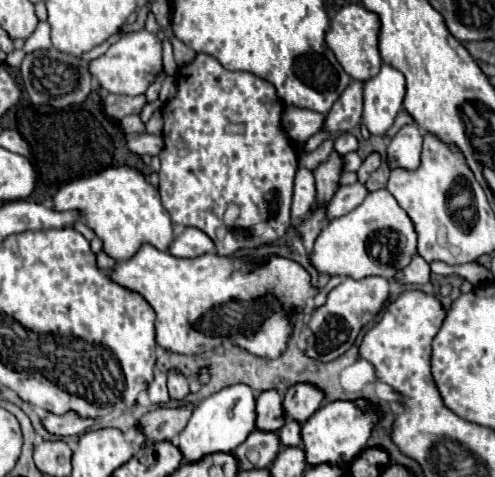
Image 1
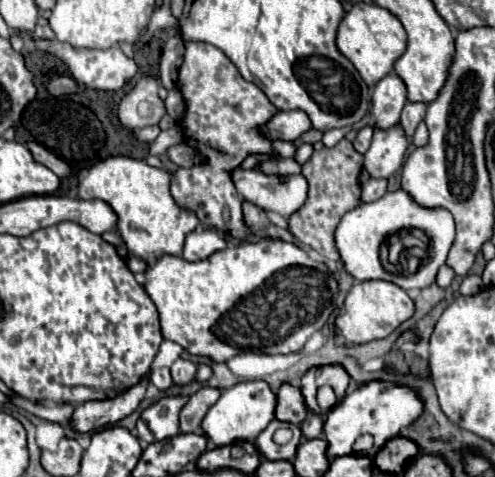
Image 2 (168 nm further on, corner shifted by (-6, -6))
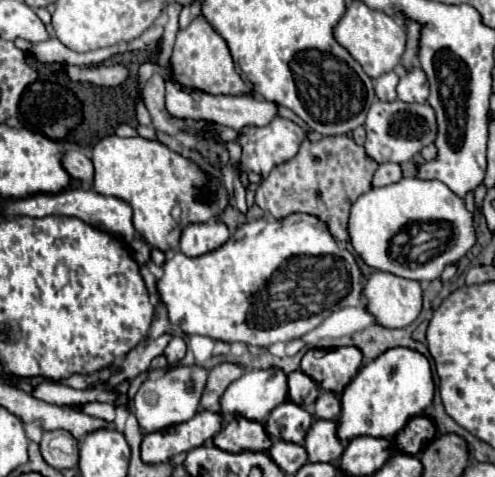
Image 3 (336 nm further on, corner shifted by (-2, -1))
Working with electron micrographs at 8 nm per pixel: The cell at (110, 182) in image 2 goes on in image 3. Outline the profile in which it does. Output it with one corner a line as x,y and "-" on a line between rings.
116,134
102,138
94,150
92,150
92,162
96,168
94,176
94,190
106,196
116,196
126,200
132,210
134,210
134,228
136,232
146,238
154,248
168,252
170,248
178,248
182,226
180,220
172,216
172,208
180,206
184,212
184,226
192,222
208,222
216,220
218,216
224,214
224,210
230,206
230,192
226,190
224,184
220,184
214,176
208,176
200,166
196,166
190,158
184,158
178,152
172,152
168,146
164,146
158,140
148,140
142,136
132,136
132,138
120,138

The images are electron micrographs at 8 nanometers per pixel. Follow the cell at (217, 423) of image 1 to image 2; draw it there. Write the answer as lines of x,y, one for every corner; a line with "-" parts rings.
242,381
226,391
222,391
216,405
202,419
202,433
214,447
254,441
266,425
274,419
276,395
264,381

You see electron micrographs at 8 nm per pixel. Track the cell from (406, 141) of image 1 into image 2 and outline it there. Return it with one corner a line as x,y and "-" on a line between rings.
406,103
404,111
402,111
402,129
406,131
408,137
414,137
414,131
416,131
416,125
424,119
424,113
426,113
426,105
424,103

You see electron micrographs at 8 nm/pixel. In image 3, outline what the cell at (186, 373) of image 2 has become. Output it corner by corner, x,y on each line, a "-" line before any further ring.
174,336
170,340
170,344
166,346
166,350
164,350
164,356
168,358
170,364
176,364
176,362
180,362
184,358
184,354
186,354
186,342
182,338

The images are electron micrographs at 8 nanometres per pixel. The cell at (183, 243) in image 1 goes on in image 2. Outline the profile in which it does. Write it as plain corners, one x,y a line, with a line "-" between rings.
196,229
186,237
186,245
182,251
182,259
186,261
202,261
216,251
226,249
224,237
214,229

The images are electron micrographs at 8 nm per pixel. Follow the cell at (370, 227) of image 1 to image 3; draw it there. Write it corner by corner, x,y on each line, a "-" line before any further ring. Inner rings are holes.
402,178
396,184
372,188
370,192
362,194
350,212
348,232
354,246
354,252
372,268
398,274
402,278
428,282
440,278
442,270
448,264
458,264
466,252
476,244
476,214
470,212
464,204
464,198
454,194
446,184
440,180
420,180
420,178
-
422,222
442,222
448,226
448,232
438,238
438,242
428,242
428,248
414,248
406,260
398,262
400,258
392,258
390,242
392,238
412,224

